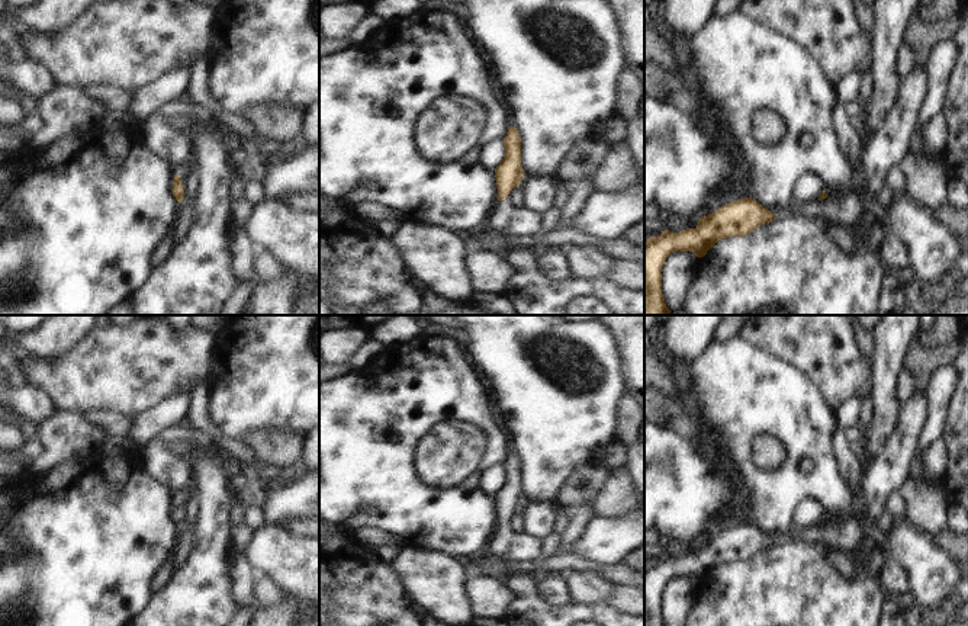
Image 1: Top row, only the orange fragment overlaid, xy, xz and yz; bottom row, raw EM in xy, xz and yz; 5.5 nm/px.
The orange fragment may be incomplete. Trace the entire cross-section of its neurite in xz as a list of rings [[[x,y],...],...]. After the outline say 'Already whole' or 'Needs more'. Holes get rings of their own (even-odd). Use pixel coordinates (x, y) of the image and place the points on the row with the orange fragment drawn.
[[[509,126],[504,138],[505,155],[495,168],[498,200],[489,214],[489,225],[502,235],[538,234],[541,214],[528,208],[517,208],[506,199],[524,177],[521,164],[521,137],[515,126]]]. Needs more

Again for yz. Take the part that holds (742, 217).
[[[743,198],[700,218],[695,228],[650,237],[644,244],[644,315],[670,315],[662,293],[662,267],[670,253],[691,251],[701,259],[720,240],[746,237],[775,218],[755,199]]]. Already whole

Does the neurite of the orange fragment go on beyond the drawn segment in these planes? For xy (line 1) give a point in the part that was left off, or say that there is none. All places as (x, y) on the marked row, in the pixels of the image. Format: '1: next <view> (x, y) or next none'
1: next none

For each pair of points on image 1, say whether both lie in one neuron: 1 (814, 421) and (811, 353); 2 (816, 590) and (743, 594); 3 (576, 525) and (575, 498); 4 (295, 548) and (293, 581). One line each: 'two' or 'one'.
1: two
2: one
3: two
4: one

